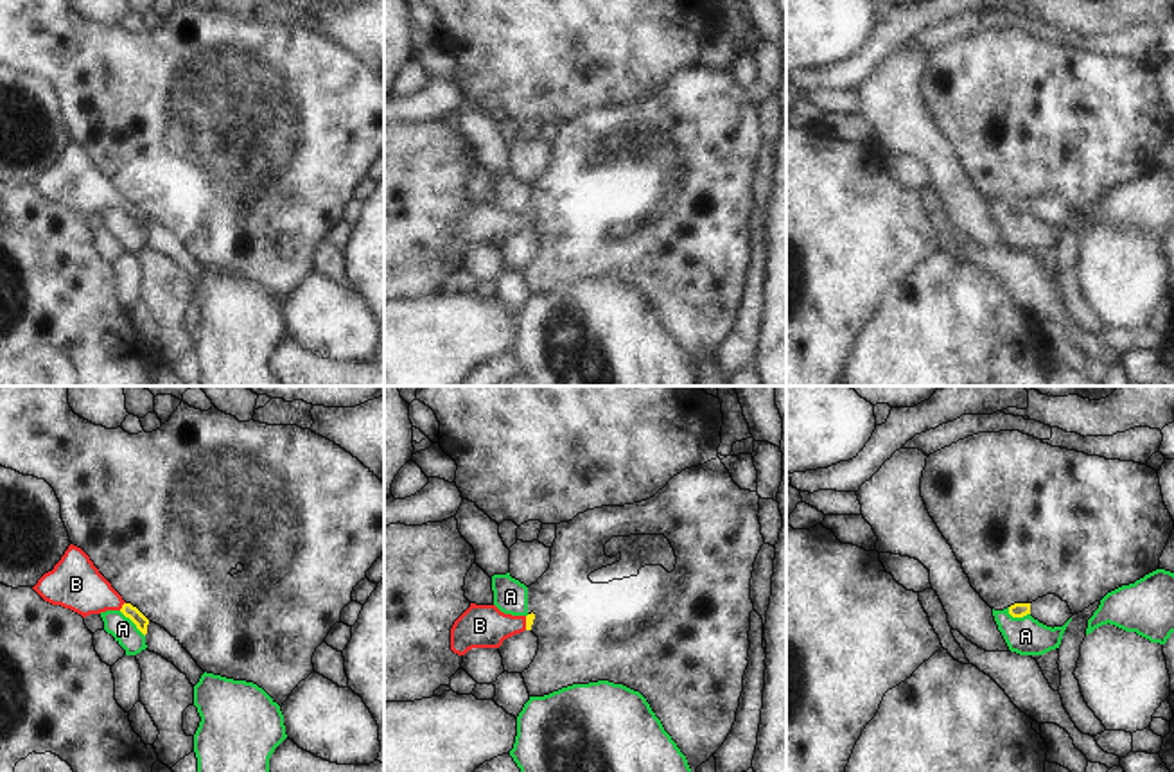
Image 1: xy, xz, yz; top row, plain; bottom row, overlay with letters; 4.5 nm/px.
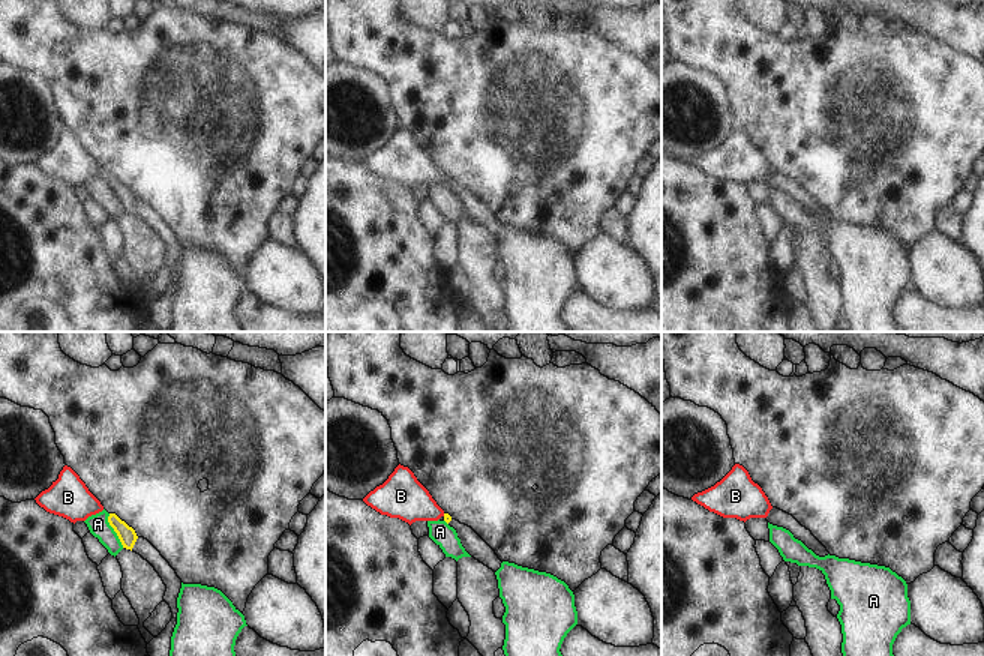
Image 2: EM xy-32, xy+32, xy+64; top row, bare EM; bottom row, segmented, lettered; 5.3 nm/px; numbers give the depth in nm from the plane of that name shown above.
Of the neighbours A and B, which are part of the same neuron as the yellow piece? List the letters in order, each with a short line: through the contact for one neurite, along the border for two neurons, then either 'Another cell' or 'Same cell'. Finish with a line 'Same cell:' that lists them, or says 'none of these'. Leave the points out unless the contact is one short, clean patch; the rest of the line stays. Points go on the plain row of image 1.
A: Line: xy (119, 209), (144, 234). Another cell
B: Line: xy (128, 207), (122, 203), (88, 191), (76, 182). Same cell
Same cell: B.

